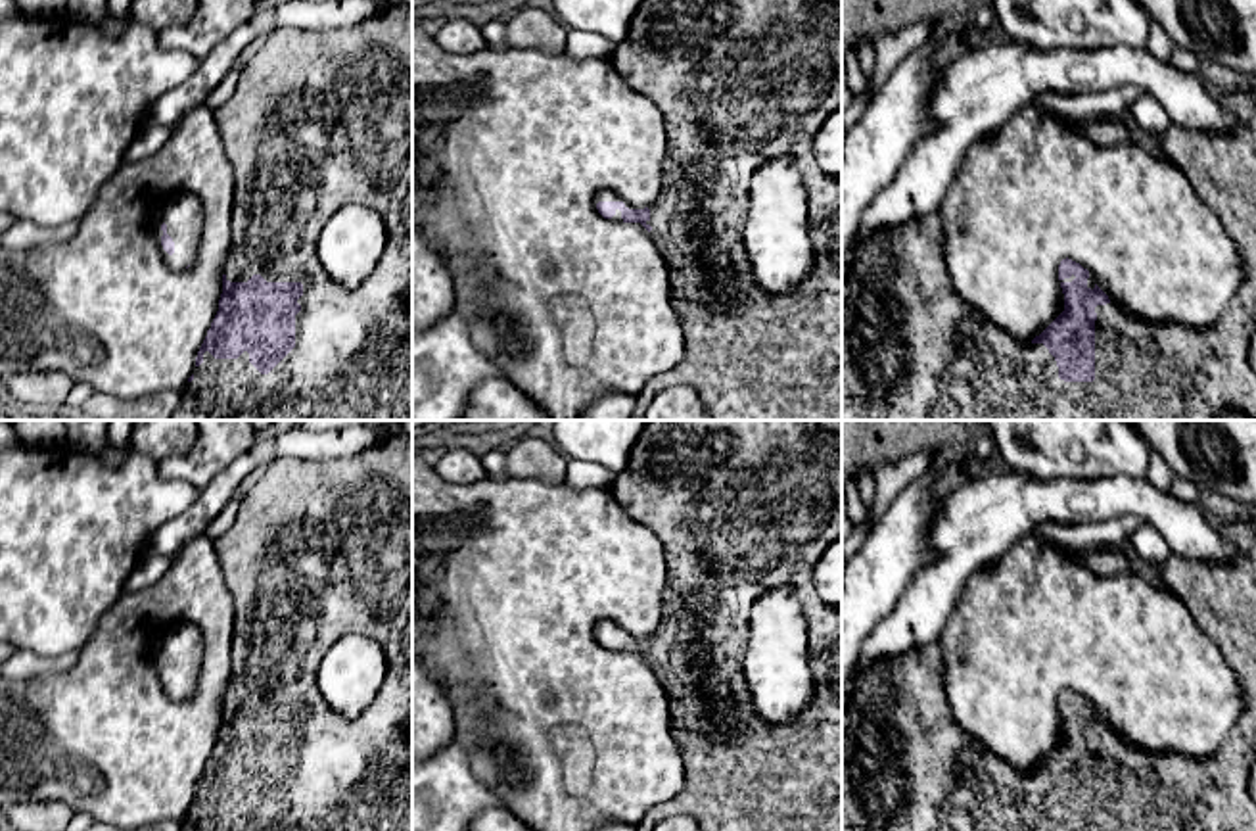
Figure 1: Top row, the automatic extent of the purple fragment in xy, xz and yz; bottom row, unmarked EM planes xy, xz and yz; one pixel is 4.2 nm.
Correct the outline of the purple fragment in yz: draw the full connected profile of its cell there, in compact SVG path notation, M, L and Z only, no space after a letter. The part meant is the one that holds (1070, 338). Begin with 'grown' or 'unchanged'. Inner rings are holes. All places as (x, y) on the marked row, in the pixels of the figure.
grown; M1256 109L1233 132L1200 132L1172 123L1158 140L1164 161L1187 177L1195 194L1220 219L1239 251L1243 284L1229 309L1212 326L1195 330L1185 324L1154 324L1131 317L1108 299L1087 269L1066 257L1058 265L1064 311L1030 344L1022 344L965 305L947 273L943 221L938 211L932 211L901 226L871 234L857 246L853 265L842 280L842 420L1216 420L1221 411L1241 411L1256 420L1256 372L1248 359L1250 338L1256 334Z

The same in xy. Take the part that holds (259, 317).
grown; M412 6L380 10L370 19L341 29L272 31L242 69L234 96L213 117L234 169L232 244L219 311L171 420L412 420ZM351 203L368 205L382 215L387 244L374 273L359 288L347 290L318 261L316 240L330 217Z

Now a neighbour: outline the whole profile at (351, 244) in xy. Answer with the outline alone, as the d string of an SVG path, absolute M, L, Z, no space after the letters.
M362 203L337 209L316 240L316 257L337 284L359 288L380 265L387 244L380 213Z

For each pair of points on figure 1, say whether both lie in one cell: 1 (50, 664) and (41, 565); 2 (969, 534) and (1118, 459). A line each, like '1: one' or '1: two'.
1: two
2: two

